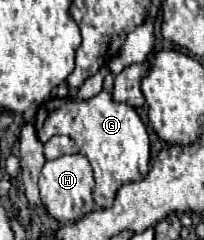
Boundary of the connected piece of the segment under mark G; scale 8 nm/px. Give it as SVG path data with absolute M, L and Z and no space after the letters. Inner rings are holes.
M101 91L89 101L49 99L37 111L35 131L39 141L49 141L53 135L69 135L79 151L89 159L95 173L93 199L97 207L113 205L115 193L129 181L139 181L149 173L149 135L137 111L125 103L115 103L111 93Z

